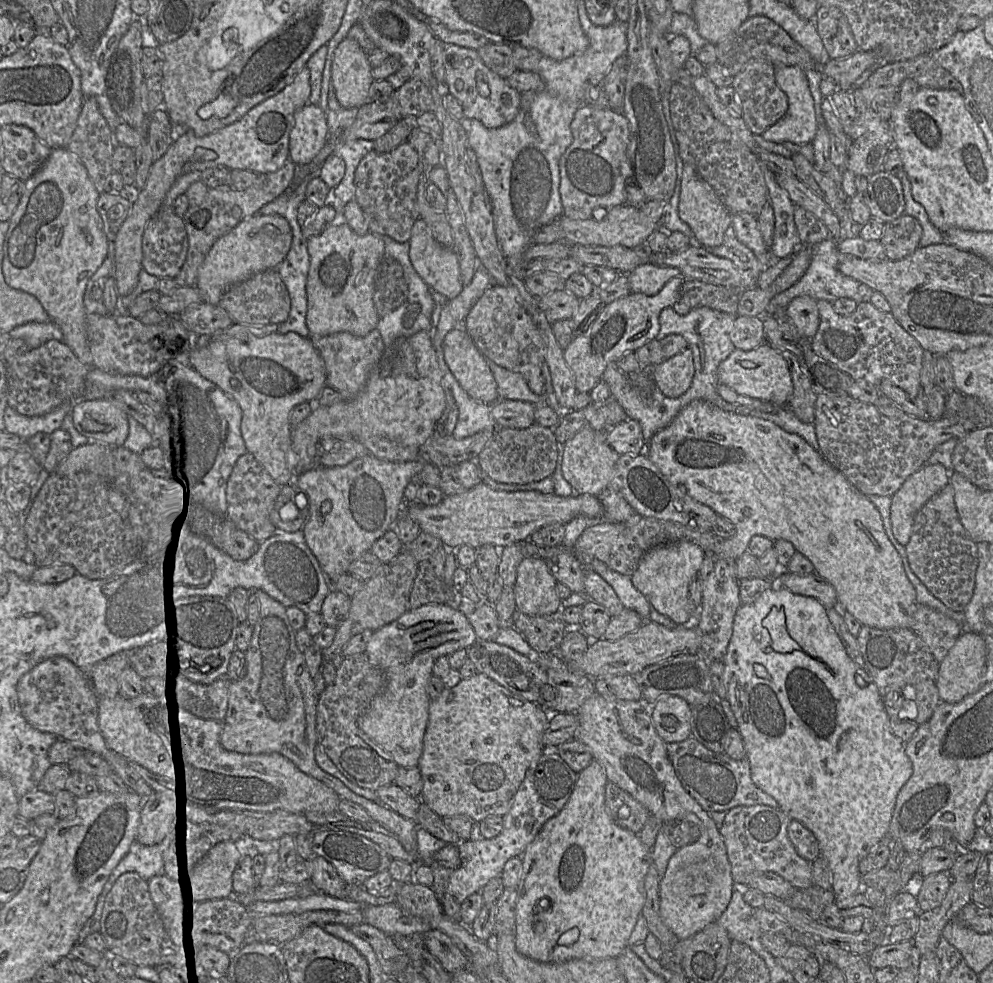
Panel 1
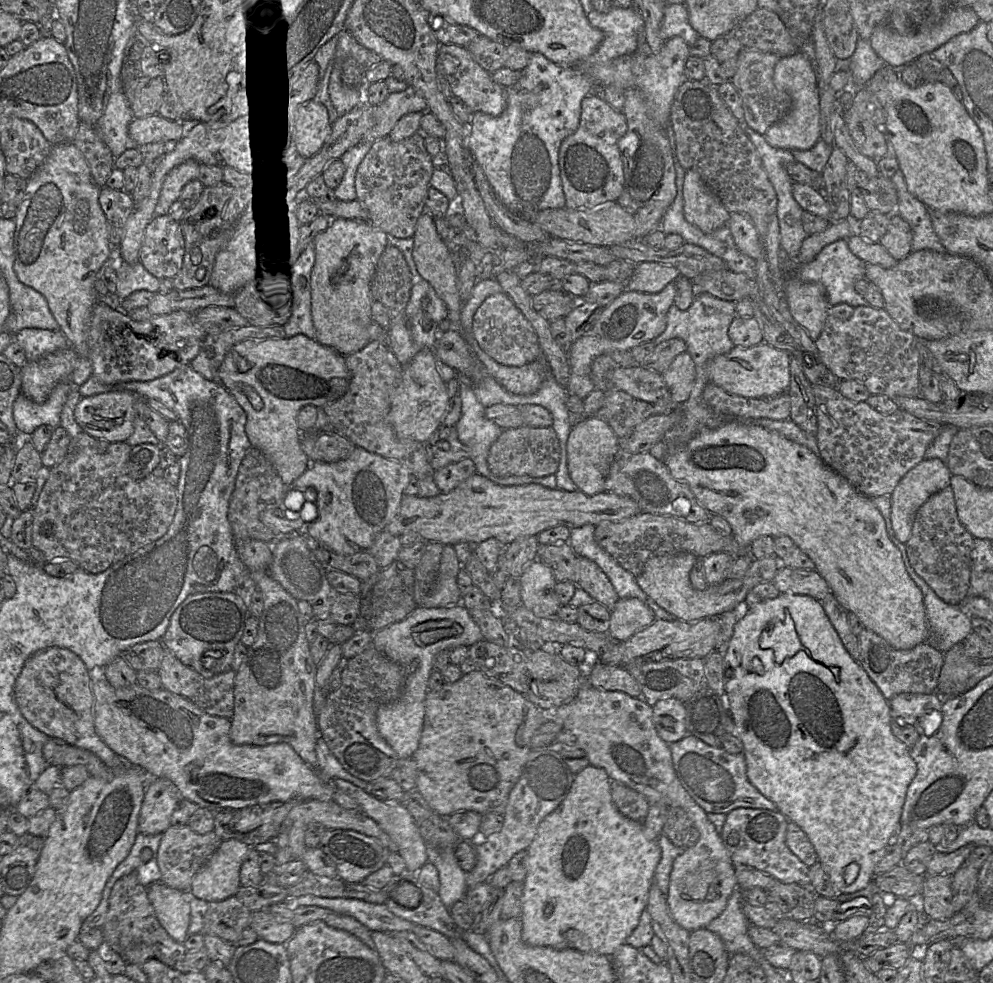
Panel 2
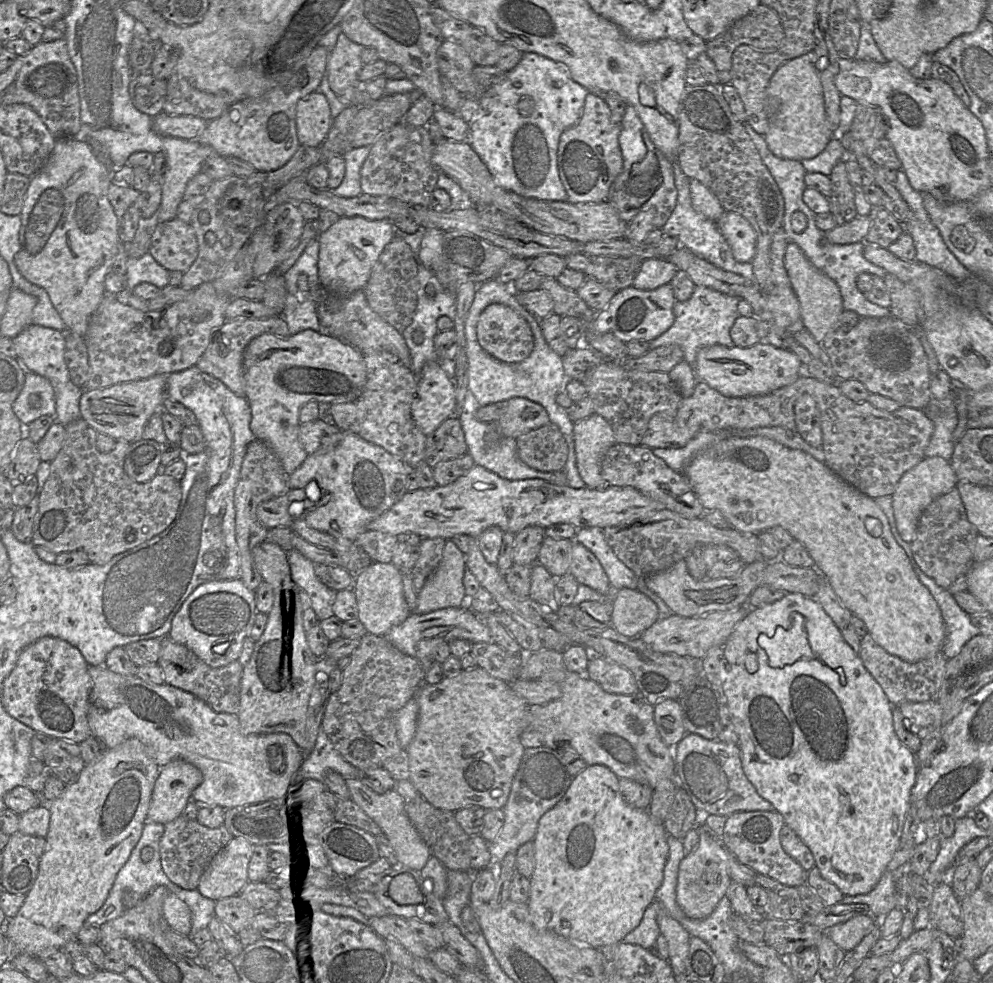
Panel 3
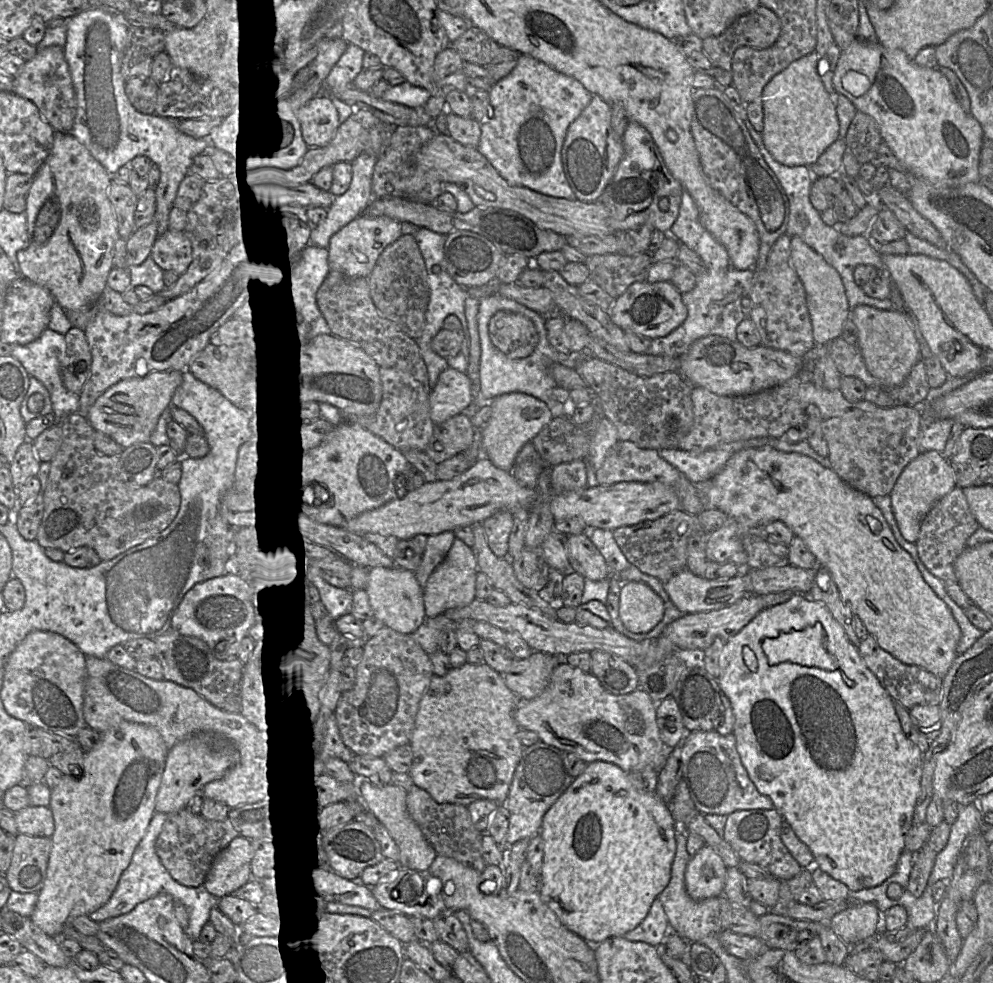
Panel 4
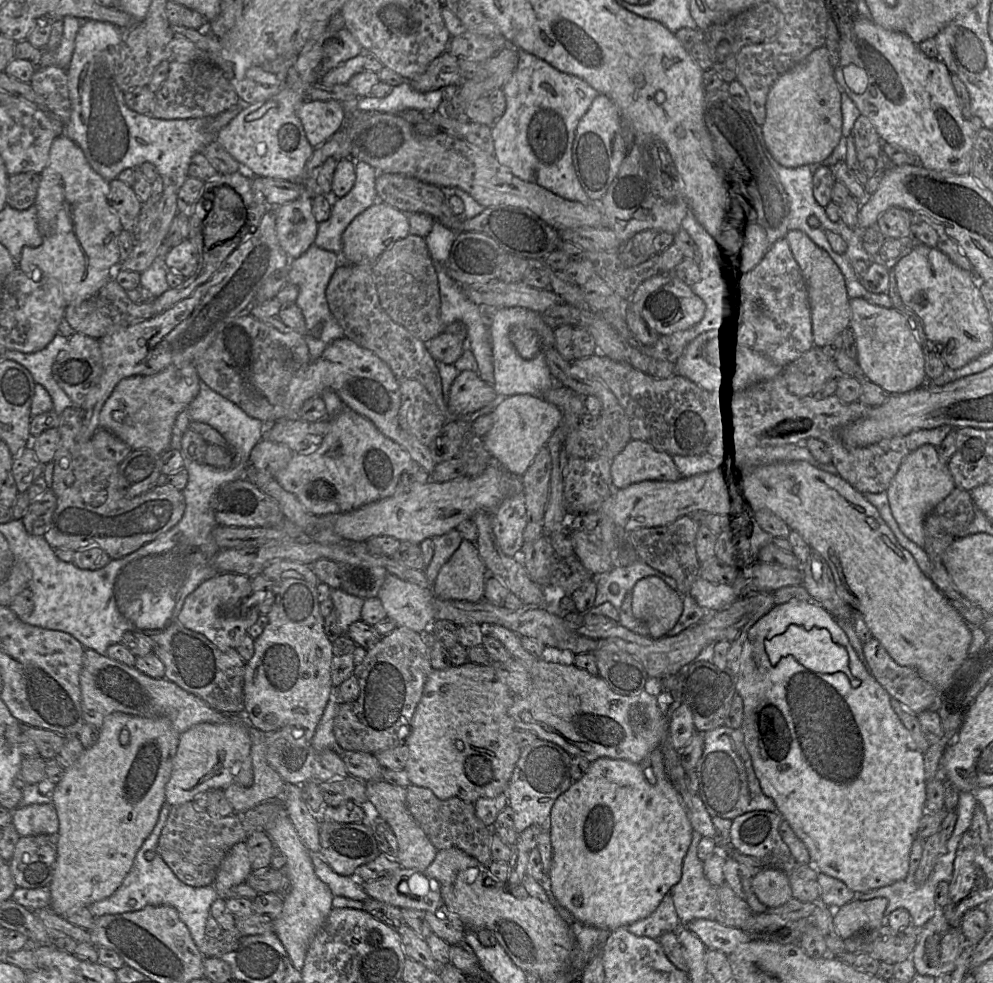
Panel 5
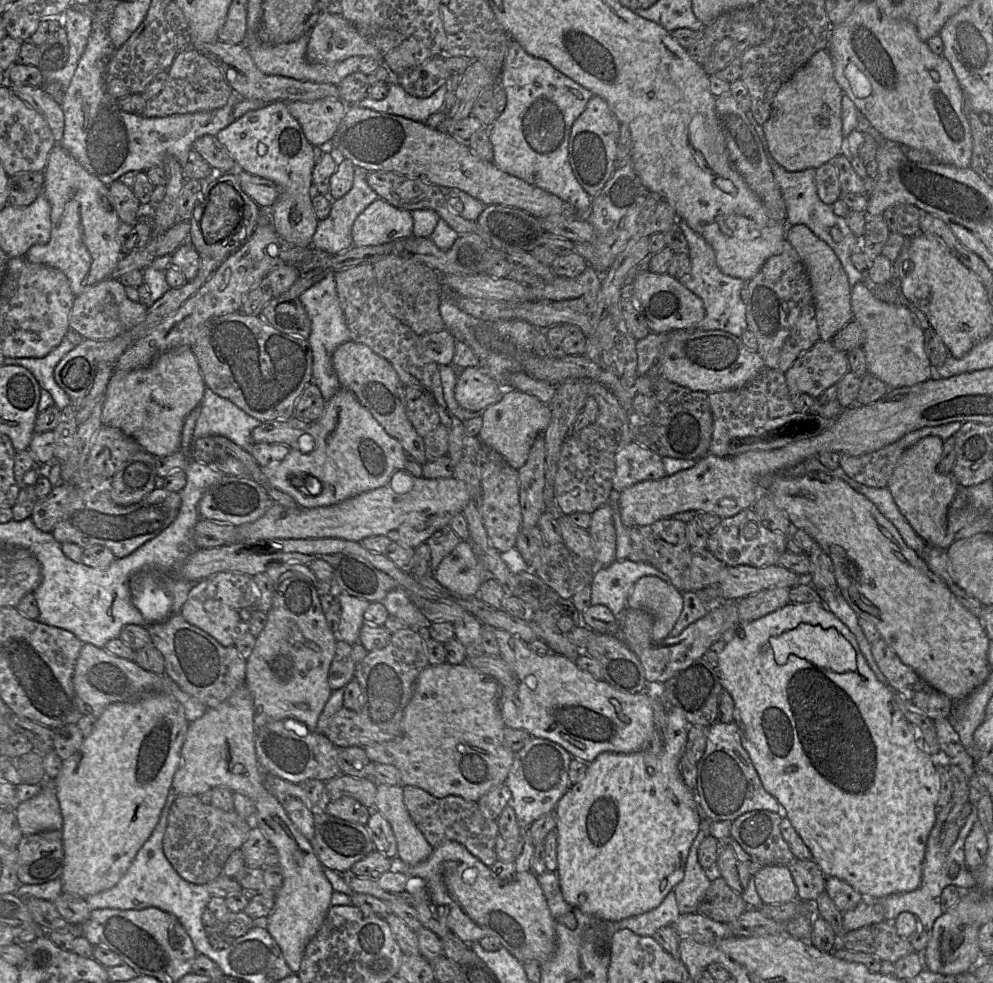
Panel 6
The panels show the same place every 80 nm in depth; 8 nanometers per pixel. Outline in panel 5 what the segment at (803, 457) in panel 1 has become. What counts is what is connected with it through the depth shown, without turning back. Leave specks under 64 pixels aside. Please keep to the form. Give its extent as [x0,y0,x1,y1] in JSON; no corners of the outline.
[741,460,972,692]

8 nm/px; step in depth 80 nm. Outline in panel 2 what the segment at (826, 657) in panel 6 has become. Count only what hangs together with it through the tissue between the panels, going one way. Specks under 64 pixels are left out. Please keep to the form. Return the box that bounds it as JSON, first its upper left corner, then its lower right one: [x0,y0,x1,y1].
[759,609,805,664]

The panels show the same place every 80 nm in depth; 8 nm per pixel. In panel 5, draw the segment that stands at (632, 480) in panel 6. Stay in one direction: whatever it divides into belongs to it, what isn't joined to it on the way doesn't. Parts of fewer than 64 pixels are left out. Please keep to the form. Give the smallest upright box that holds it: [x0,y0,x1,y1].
[610,441,682,490]

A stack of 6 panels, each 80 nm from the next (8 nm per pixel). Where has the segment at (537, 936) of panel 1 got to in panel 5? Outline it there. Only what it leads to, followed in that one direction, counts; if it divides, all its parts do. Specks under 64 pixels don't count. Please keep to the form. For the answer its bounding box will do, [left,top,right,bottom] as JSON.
[547,757,692,931]

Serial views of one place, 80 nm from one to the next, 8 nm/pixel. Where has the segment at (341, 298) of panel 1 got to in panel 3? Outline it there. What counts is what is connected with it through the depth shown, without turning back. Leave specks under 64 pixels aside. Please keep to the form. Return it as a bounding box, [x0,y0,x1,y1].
[316,217,398,294]

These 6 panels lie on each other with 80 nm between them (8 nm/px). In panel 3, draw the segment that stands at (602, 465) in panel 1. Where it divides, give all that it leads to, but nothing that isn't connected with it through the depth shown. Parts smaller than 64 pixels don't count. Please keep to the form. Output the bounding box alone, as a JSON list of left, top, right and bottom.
[573,413,616,488]

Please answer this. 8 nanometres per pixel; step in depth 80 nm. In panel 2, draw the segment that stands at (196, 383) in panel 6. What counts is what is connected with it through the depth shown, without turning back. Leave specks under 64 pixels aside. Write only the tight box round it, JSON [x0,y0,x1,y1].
[74,389,140,442]

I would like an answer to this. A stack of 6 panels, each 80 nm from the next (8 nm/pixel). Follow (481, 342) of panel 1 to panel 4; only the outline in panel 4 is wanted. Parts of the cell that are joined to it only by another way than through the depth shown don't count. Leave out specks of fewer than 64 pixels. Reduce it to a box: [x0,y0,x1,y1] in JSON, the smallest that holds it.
[490,311,538,359]

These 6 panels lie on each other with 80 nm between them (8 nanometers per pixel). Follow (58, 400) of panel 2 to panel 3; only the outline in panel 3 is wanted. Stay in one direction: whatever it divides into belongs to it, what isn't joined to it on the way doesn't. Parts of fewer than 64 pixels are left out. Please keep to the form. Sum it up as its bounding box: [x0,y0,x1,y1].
[12,371,55,427]

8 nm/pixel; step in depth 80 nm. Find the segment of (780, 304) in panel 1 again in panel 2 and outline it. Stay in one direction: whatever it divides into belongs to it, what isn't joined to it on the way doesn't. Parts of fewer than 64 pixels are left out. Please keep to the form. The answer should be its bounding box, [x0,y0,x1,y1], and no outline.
[794,239,869,308]

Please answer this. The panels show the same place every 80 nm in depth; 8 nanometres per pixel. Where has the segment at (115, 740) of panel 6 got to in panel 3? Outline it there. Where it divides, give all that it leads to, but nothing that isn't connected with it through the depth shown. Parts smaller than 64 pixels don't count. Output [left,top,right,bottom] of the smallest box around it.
[3,737,159,957]

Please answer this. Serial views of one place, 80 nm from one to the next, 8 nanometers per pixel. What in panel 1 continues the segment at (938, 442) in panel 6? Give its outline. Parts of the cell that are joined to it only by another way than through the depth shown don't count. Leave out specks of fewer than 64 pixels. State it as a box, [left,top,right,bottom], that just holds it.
[891,463,949,545]

